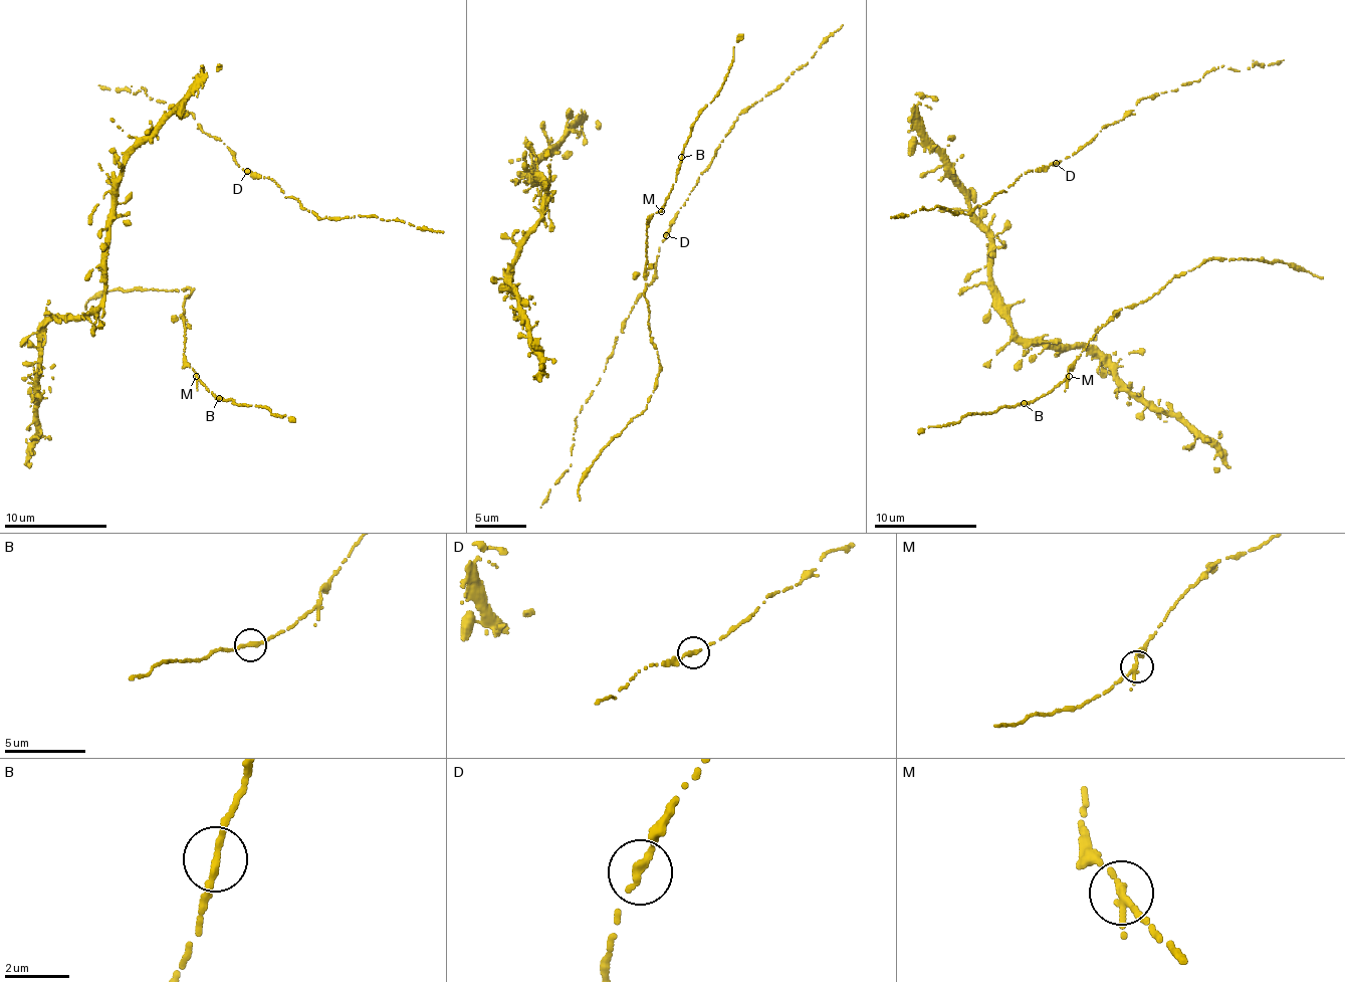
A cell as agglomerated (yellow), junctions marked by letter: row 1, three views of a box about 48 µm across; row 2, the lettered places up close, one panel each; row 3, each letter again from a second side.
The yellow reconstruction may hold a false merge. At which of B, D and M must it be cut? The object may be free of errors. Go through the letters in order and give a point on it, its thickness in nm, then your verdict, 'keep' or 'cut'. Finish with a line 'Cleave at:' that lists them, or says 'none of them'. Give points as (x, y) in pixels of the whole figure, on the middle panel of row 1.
B: (681, 157) | 240 nm | keep
D: (666, 235) | 240 nm | keep
M: (661, 211) | 240 nm | keep
Cleave at: none of them

